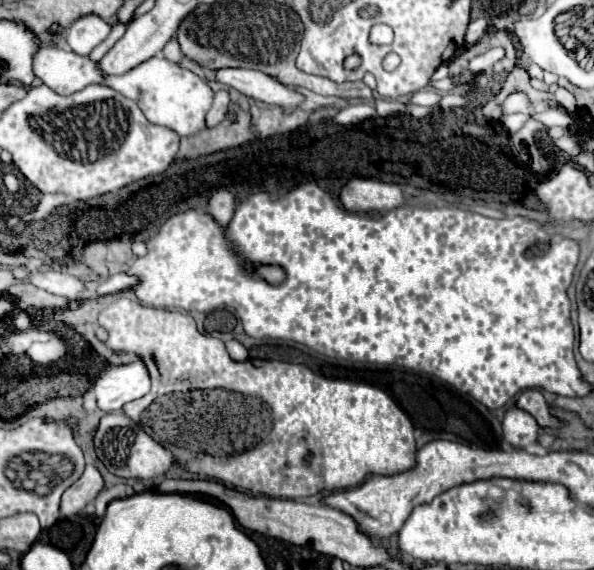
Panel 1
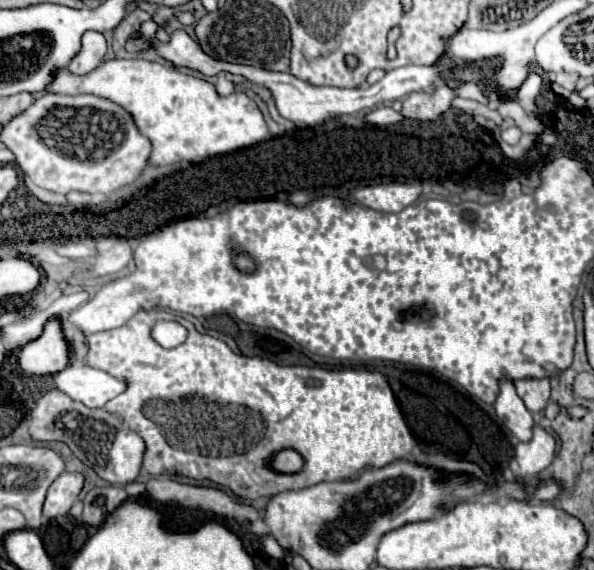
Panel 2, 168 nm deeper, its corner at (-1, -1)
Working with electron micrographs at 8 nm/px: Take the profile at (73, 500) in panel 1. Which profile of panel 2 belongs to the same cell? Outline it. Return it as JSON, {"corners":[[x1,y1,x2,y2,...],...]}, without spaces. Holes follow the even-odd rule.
{"corners":[[70,472,60,474,60,478,56,478,56,482,52,482,52,486,48,488,42,516,44,518,66,516,74,500,78,498,82,484,84,484,82,474,70,474]]}

